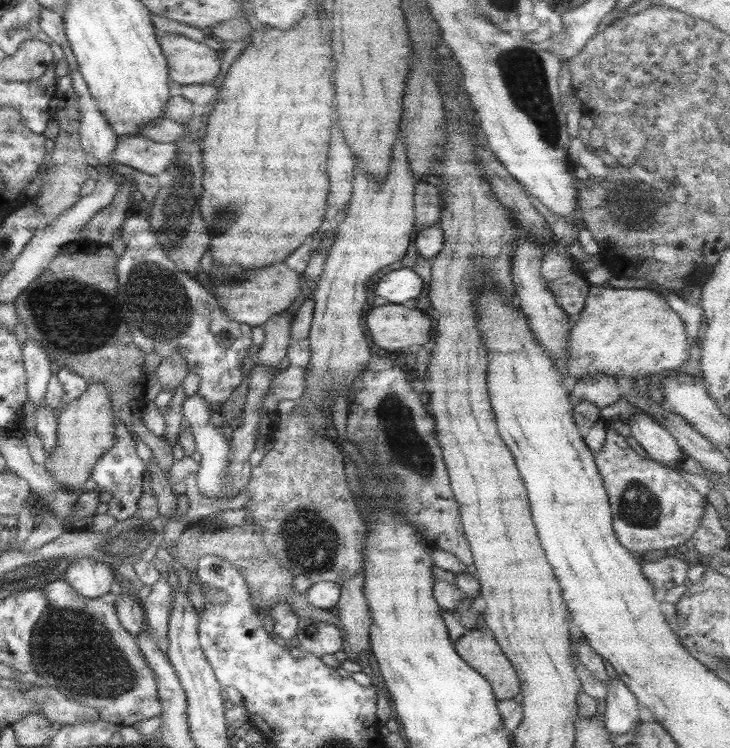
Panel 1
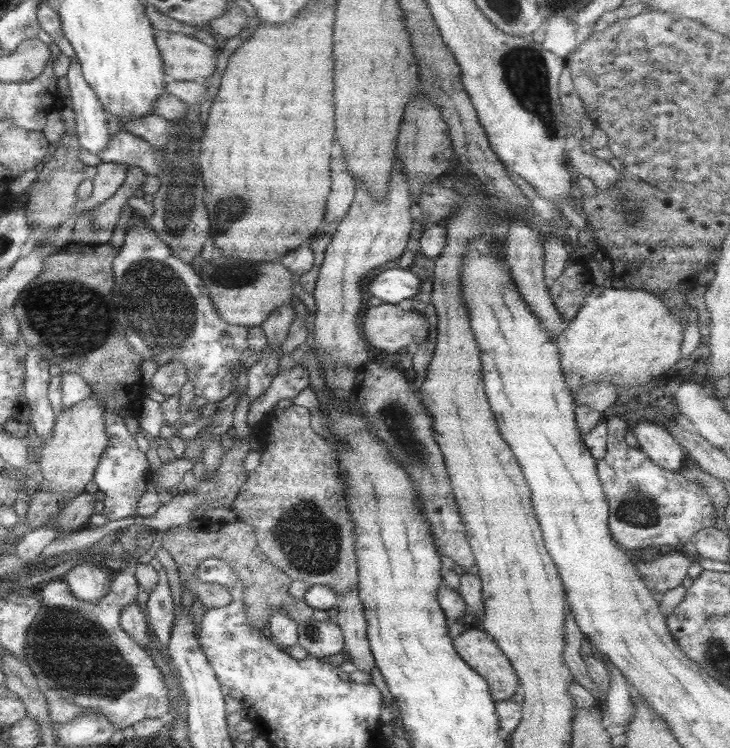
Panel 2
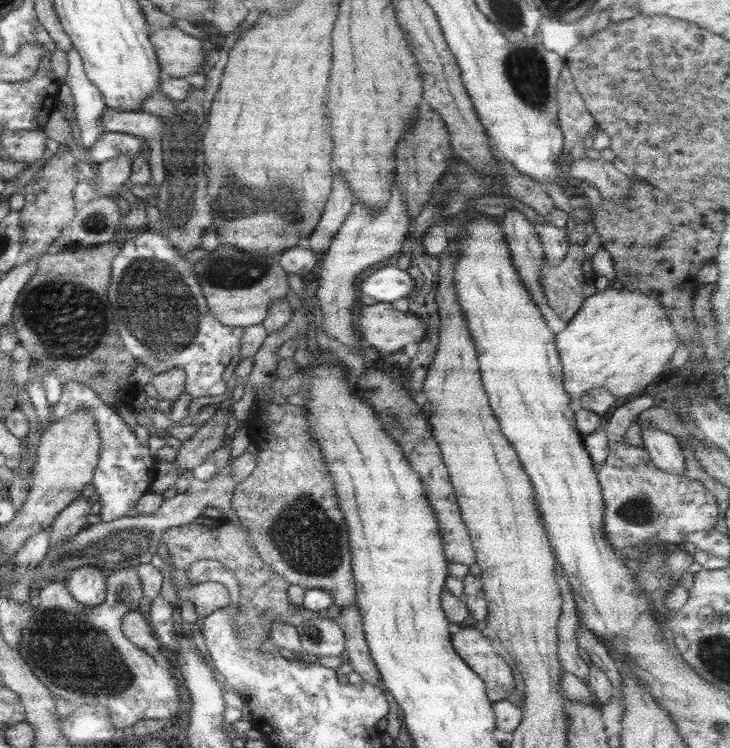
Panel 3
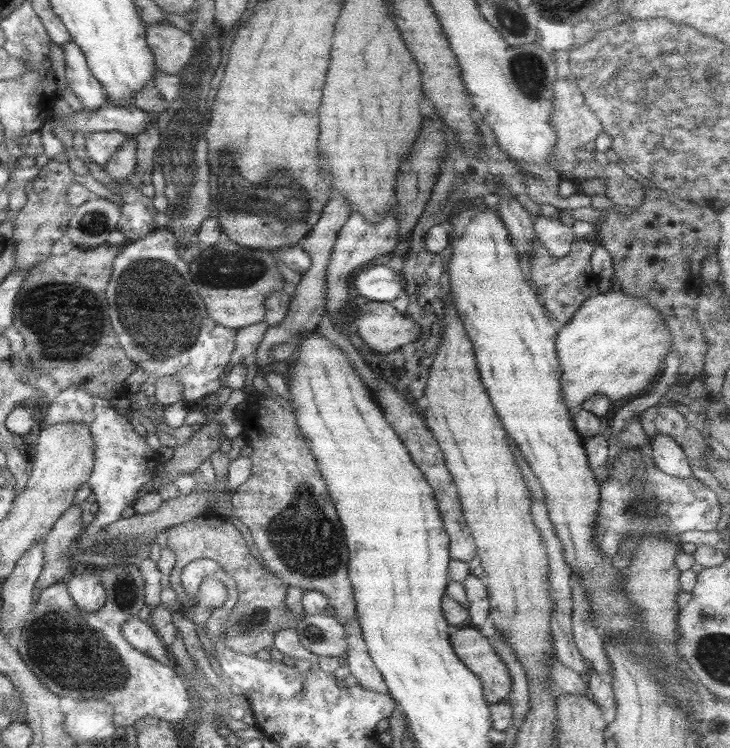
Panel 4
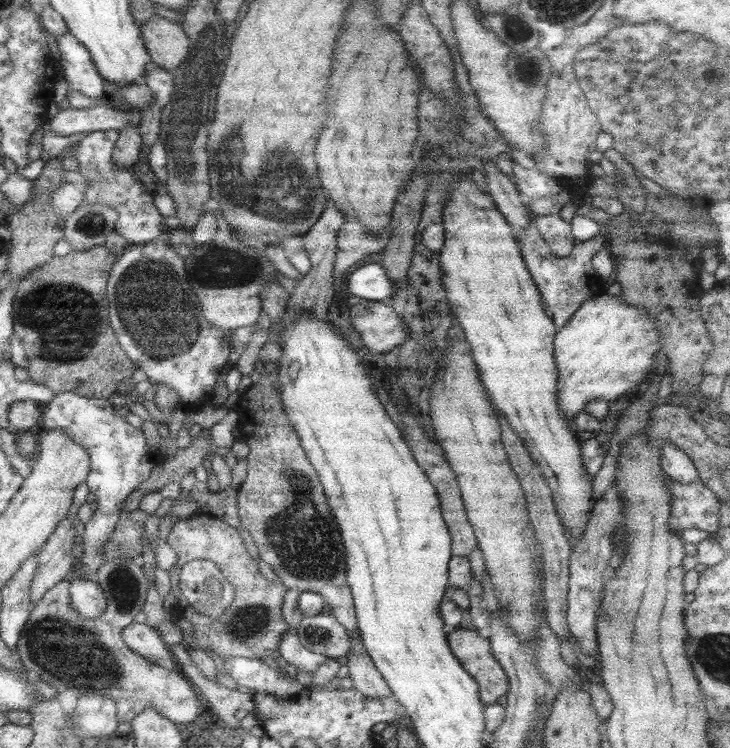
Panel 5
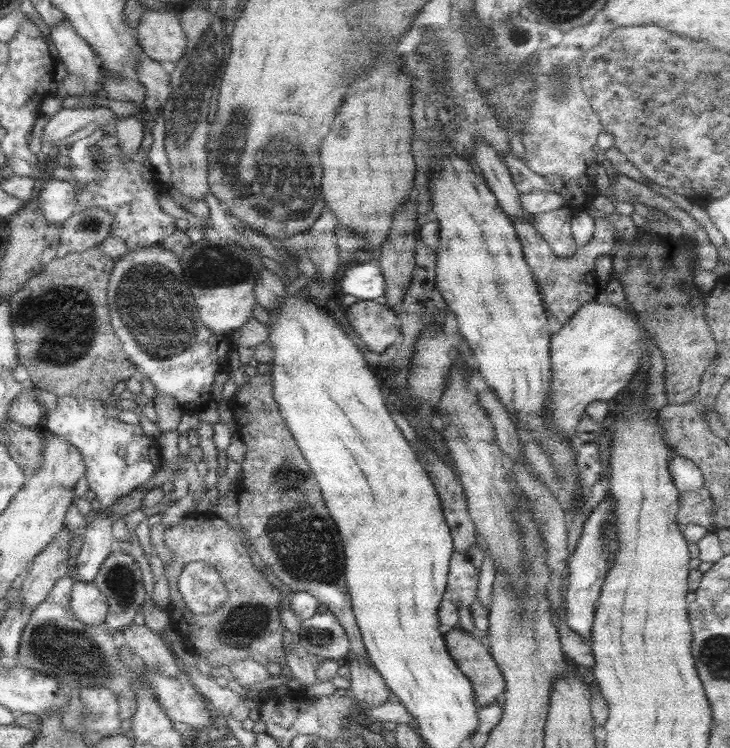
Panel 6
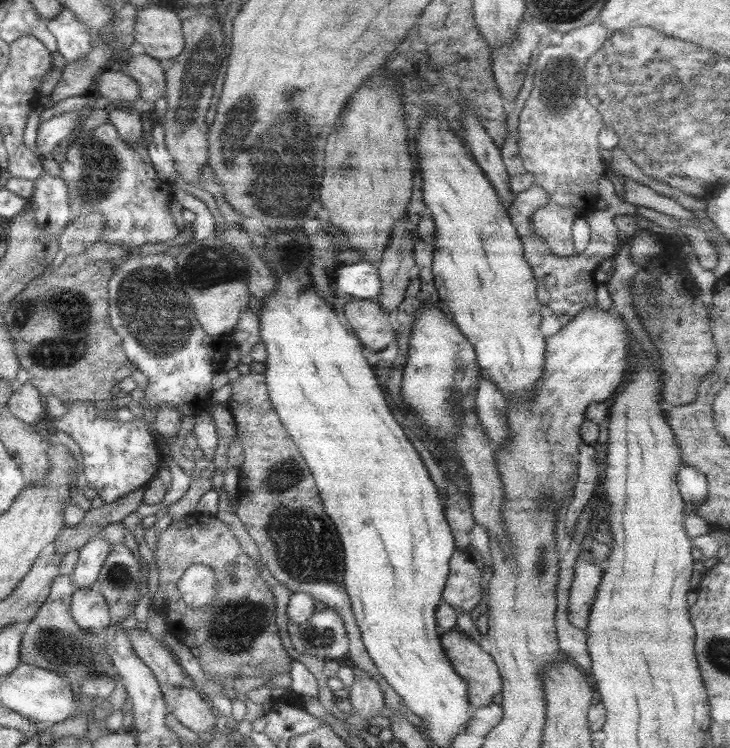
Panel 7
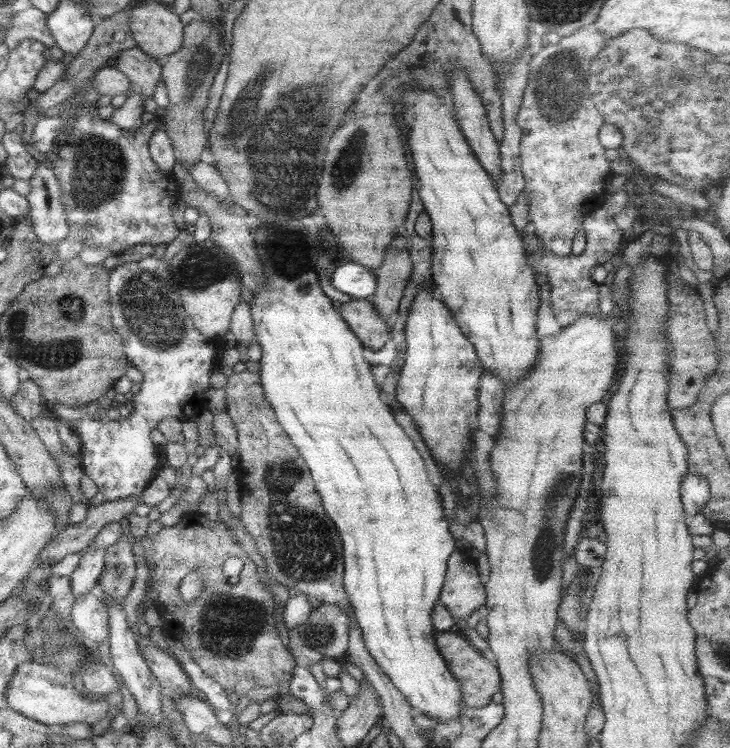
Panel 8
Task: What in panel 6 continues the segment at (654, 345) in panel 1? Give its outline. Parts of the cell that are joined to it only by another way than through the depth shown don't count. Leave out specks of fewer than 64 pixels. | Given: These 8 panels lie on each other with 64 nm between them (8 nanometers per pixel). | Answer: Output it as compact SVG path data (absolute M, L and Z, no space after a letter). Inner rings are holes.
M597 300L582 305L559 332L551 336L550 371L552 371L552 382L550 382L550 394L548 394L544 411L546 411L549 422L560 433L564 433L570 439L570 443L577 445L580 440L577 434L577 425L580 423L580 417L585 414L585 406L594 401L608 402L608 400L616 398L622 390L626 390L630 386L634 376L642 370L642 364L648 356L646 340L649 340L648 333L634 311L622 309L612 302L598 303Z

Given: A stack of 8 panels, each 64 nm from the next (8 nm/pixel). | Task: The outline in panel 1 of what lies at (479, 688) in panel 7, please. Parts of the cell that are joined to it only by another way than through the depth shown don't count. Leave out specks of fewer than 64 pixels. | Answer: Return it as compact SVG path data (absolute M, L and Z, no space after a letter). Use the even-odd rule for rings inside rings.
M482 628L466 632L455 643L455 650L466 664L488 679L498 701L514 699L520 693L518 673L501 652L495 637Z

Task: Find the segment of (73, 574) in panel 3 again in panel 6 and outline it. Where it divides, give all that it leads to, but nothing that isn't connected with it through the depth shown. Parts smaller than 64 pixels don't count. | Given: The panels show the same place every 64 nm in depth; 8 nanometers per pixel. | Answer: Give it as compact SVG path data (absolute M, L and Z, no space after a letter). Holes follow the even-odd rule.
M76 580L70 593L70 610L82 624L103 624L108 614L107 596L94 582L84 583Z

